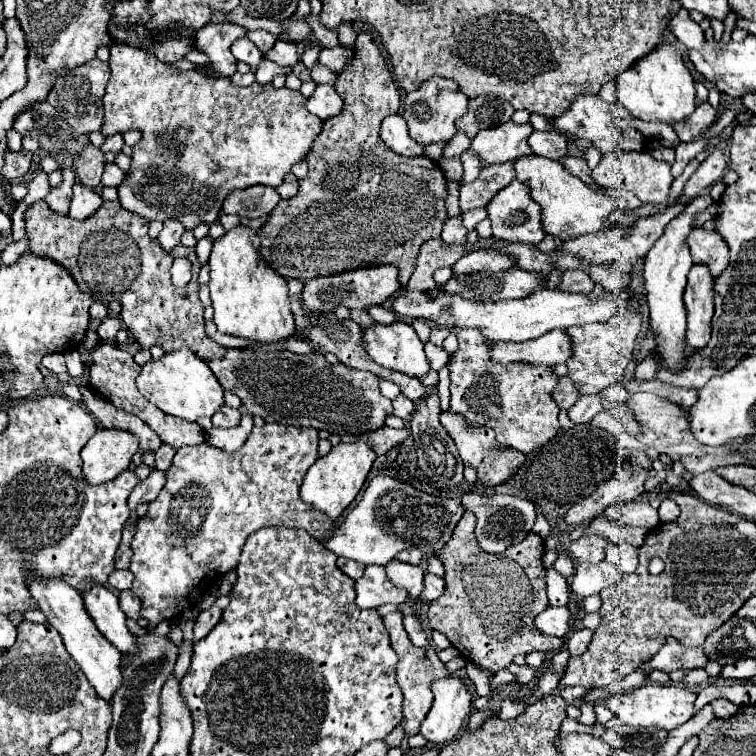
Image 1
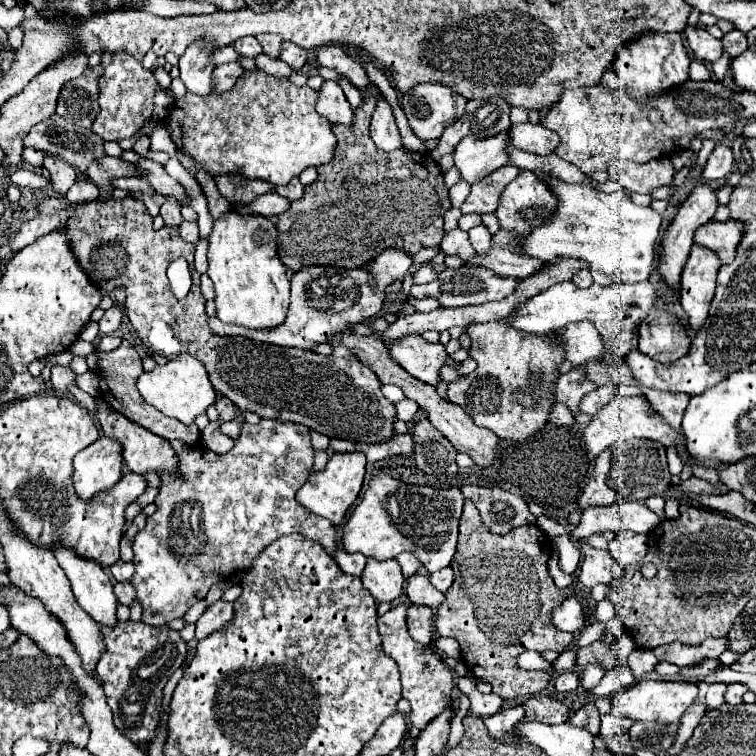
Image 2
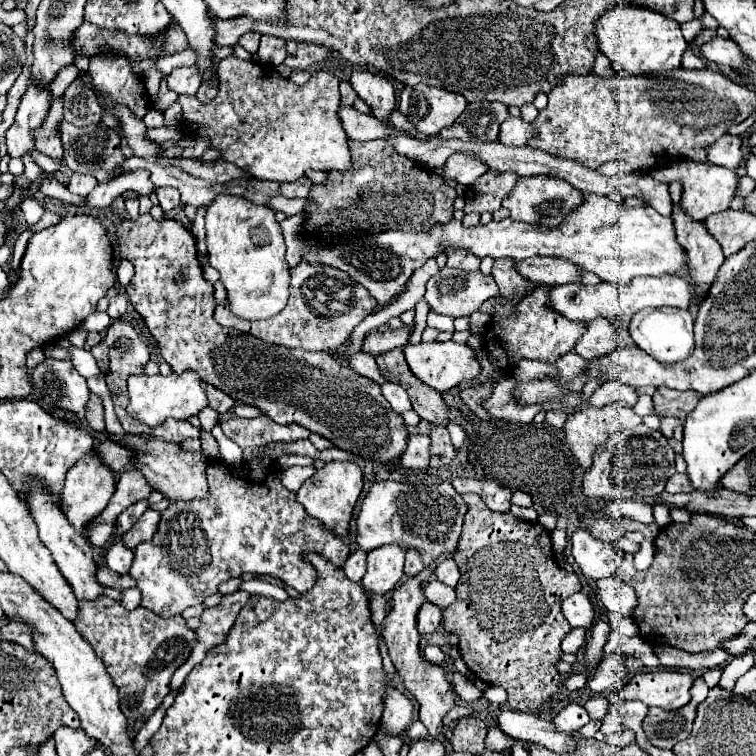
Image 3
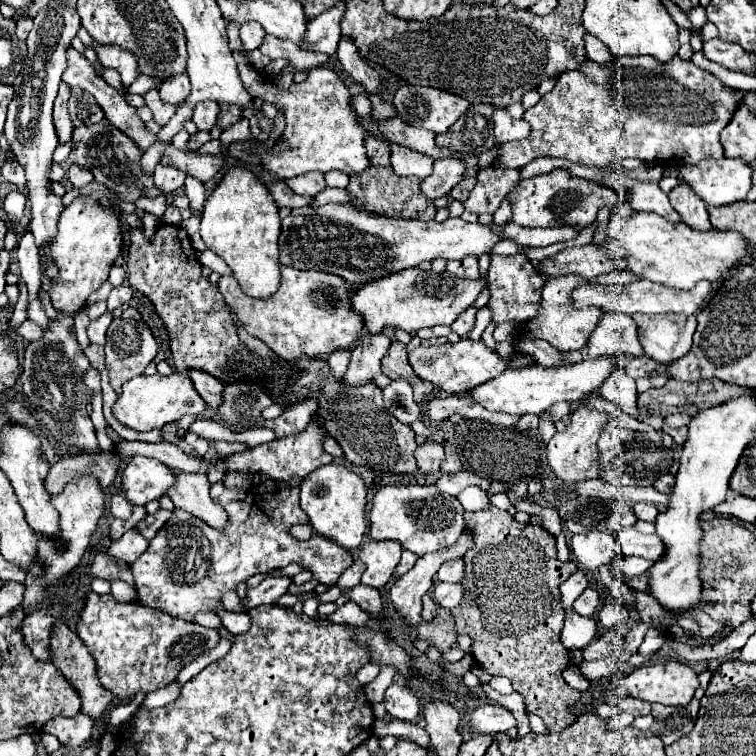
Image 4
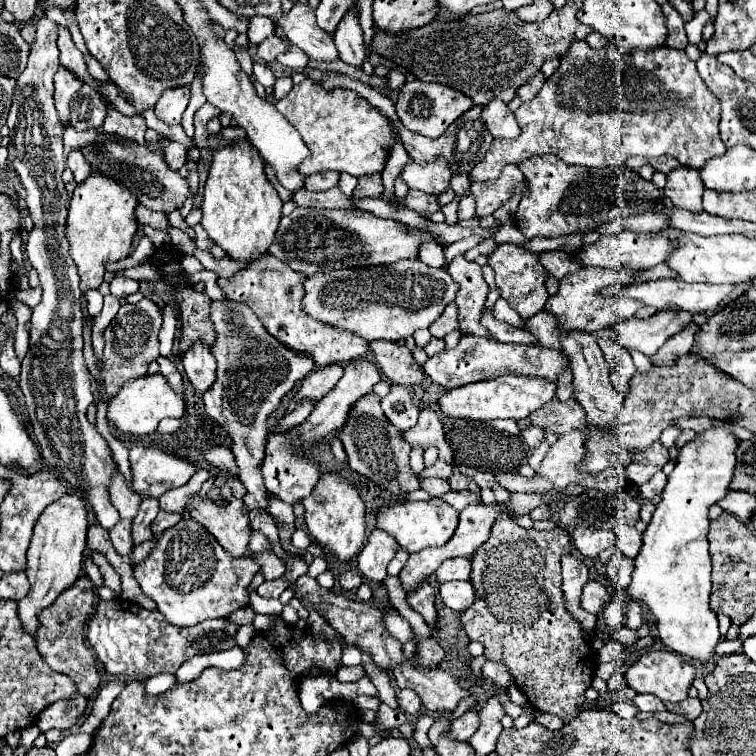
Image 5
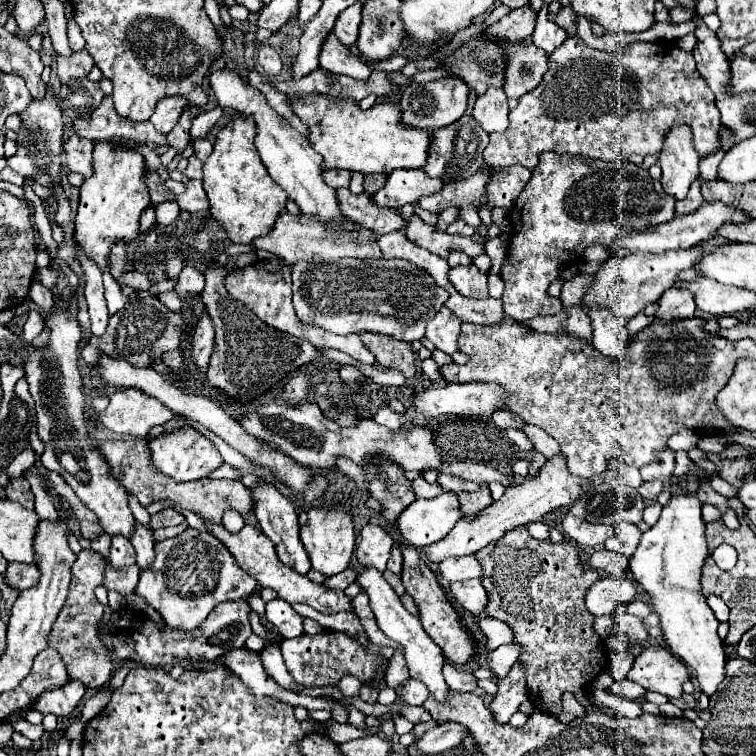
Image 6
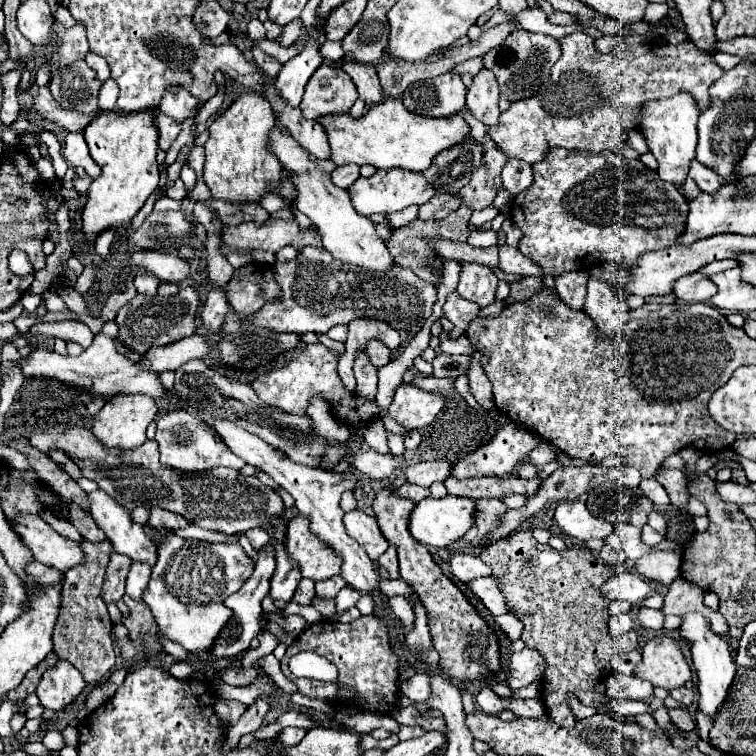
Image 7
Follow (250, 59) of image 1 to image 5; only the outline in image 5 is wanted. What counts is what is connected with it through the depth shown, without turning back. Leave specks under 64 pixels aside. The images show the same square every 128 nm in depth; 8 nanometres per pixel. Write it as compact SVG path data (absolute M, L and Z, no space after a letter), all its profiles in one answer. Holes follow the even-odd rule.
M264 16L250 18L250 22L248 22L248 42L250 44L260 44L264 38L268 38L272 34L274 34L274 28L268 18L264 18Z

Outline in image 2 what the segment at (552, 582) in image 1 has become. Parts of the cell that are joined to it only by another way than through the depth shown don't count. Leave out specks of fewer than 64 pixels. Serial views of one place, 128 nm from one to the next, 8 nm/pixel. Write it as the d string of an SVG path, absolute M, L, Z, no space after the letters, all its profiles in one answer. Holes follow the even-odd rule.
M552 552L550 560L548 560L548 574L550 574L550 578L554 580L554 584L556 584L558 590L564 590L564 588L568 588L568 586L572 584L572 576L564 574L564 572L558 568L558 552Z

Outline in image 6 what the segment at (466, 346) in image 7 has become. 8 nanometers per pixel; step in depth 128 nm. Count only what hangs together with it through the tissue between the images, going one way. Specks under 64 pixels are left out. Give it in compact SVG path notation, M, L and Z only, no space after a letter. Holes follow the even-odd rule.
M442 308L436 318L426 326L426 338L442 352L456 352L456 340L460 332L460 320L450 308Z

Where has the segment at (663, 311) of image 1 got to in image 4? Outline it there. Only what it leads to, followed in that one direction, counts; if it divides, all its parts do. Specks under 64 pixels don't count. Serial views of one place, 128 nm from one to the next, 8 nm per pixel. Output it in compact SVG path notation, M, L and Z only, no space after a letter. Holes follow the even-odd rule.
M720 158L720 160L704 160L700 164L682 164L678 166L678 176L684 184L688 184L696 196L706 204L706 206L728 206L734 204L738 200L744 200L748 190L752 188L752 168L748 164L744 164L742 160L728 160L728 158Z

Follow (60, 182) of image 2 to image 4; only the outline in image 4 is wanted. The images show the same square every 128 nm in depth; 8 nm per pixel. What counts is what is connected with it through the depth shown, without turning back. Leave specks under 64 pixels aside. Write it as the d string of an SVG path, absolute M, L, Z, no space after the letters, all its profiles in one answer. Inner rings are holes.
M62 82L56 102L54 102L54 128L56 128L56 136L58 136L60 144L70 142L70 136L72 136L72 120L68 116L68 108L66 108L68 96L70 96L70 88L68 88L68 84Z

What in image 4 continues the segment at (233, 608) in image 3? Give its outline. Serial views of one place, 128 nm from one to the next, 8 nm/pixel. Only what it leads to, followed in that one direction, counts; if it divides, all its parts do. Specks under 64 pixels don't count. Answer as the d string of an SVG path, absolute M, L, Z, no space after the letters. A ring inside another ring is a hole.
M266 578L258 586L248 588L246 598L242 600L244 608L254 608L260 604L270 604L276 602L290 586L290 578Z

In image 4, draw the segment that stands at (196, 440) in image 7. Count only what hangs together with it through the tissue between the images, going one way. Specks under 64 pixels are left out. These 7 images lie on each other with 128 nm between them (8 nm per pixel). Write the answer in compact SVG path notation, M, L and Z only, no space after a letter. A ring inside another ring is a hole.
M134 456L122 472L122 486L126 500L134 506L144 506L150 500L158 500L166 494L174 482L172 470L158 460L150 460L146 456Z

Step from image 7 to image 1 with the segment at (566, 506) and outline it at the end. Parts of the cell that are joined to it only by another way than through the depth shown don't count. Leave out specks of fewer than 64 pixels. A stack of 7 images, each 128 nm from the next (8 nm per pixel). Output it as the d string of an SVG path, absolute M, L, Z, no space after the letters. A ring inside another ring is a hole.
M602 560L600 564L578 564L570 588L576 596L586 598L586 596L600 594L604 588L620 580L620 576L622 576L620 570L606 560Z

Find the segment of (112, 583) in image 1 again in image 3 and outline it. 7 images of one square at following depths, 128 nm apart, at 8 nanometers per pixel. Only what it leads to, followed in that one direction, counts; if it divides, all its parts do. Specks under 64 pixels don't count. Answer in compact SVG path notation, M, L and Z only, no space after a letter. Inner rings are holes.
M122 542L114 544L108 554L106 554L106 564L110 570L114 570L116 574L128 574L130 572L130 566L132 566L132 558L134 558L134 552L124 548Z

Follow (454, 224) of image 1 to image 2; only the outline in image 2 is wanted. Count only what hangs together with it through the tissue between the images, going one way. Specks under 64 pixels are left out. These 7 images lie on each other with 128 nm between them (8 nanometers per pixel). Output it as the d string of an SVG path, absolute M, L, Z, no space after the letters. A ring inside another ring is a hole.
M454 228L454 230L446 232L446 236L442 238L442 244L440 244L440 250L444 254L450 254L450 256L460 256L466 264L476 254L476 250L472 248L472 244L468 240L468 234L460 228Z

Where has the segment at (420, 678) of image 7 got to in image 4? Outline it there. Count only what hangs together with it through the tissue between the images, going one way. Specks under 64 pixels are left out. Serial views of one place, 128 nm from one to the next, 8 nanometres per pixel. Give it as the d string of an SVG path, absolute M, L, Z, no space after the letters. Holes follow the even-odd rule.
M396 682L386 690L384 706L390 716L398 720L406 720L406 722L412 722L420 712L416 696L406 686L400 686Z

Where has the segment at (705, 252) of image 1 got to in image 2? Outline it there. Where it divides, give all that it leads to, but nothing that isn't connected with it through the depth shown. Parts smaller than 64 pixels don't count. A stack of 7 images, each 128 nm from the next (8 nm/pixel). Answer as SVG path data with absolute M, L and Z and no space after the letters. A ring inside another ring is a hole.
M736 220L708 222L694 232L694 242L716 252L722 264L732 264L736 244L740 242L740 232L744 232L744 224L736 224Z

